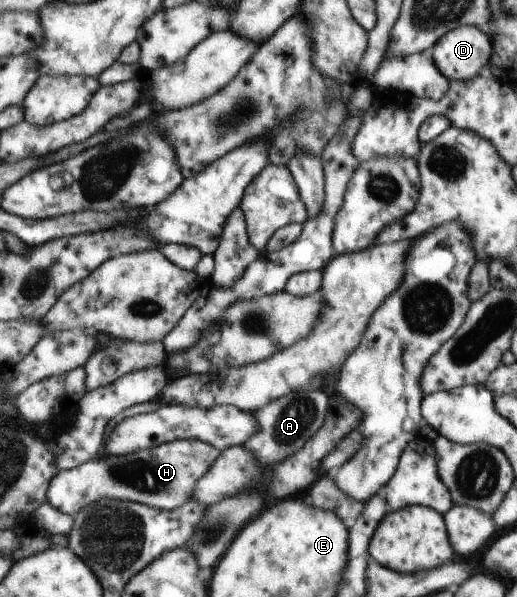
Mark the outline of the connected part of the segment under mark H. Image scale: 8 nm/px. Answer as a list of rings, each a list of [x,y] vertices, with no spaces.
[[[178,439],[155,449],[106,458],[98,456],[76,468],[56,473],[51,489],[48,490],[48,502],[50,506],[70,516],[102,498],[141,502],[158,510],[179,509],[187,501],[193,500],[200,478],[208,474],[208,470],[222,454],[211,443],[196,439]]]

